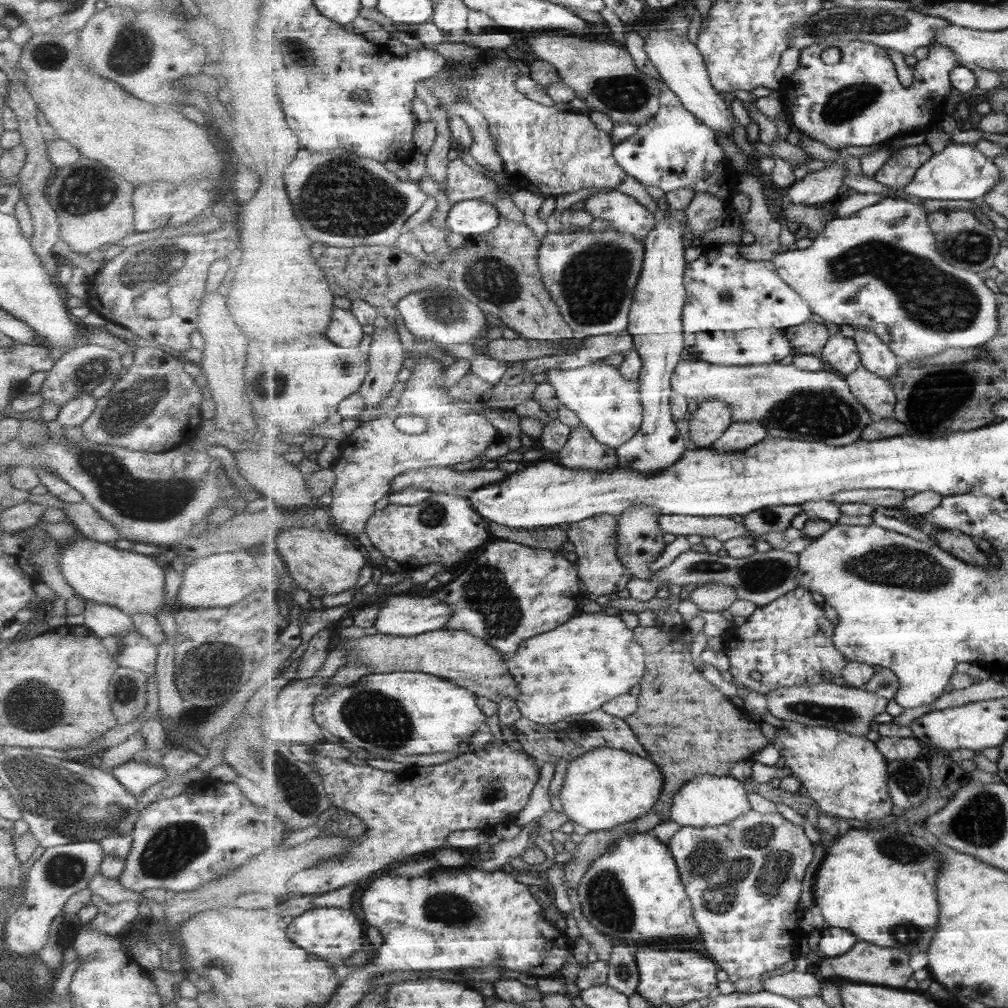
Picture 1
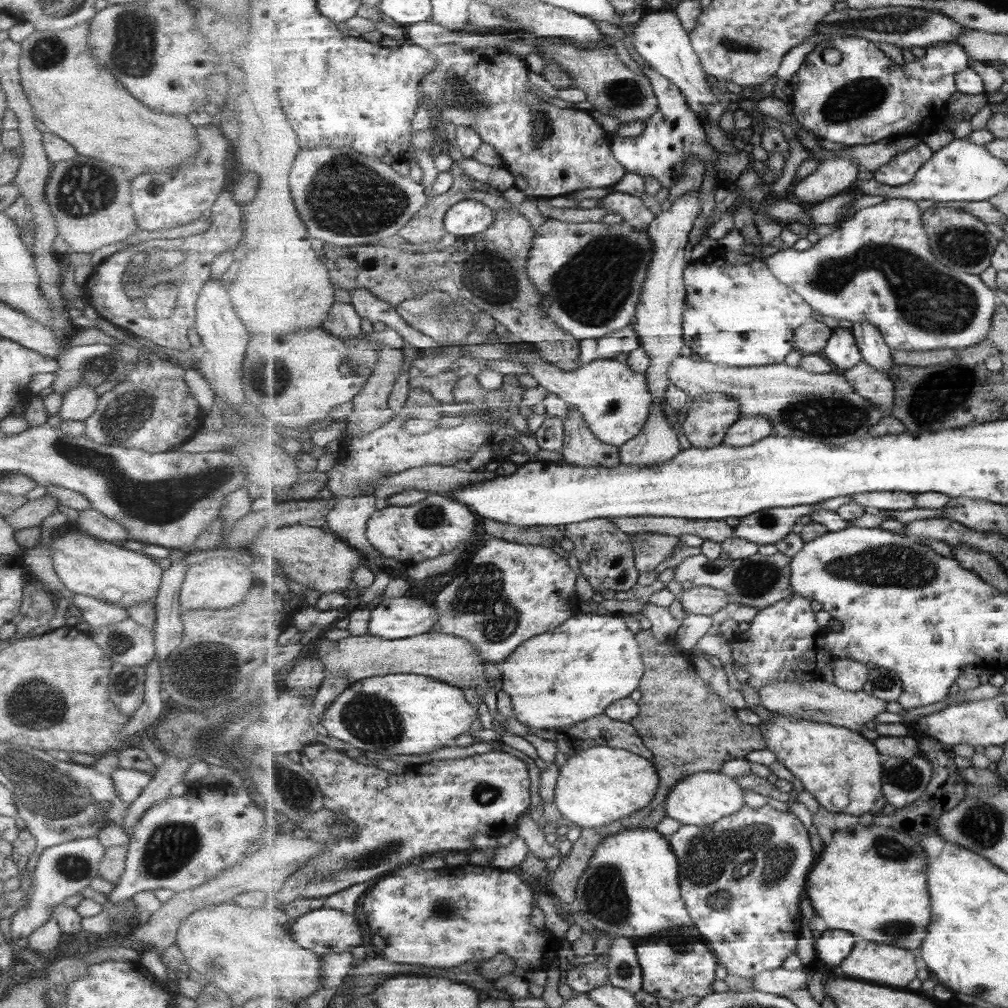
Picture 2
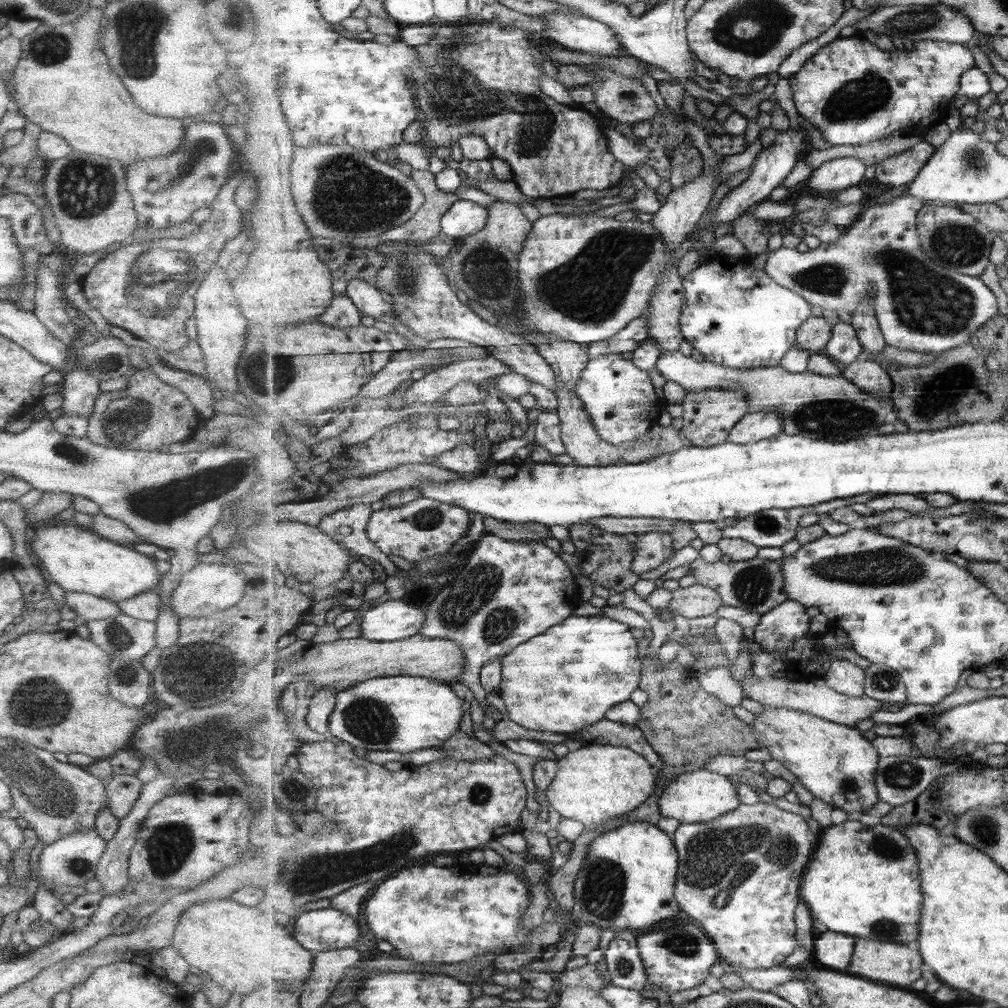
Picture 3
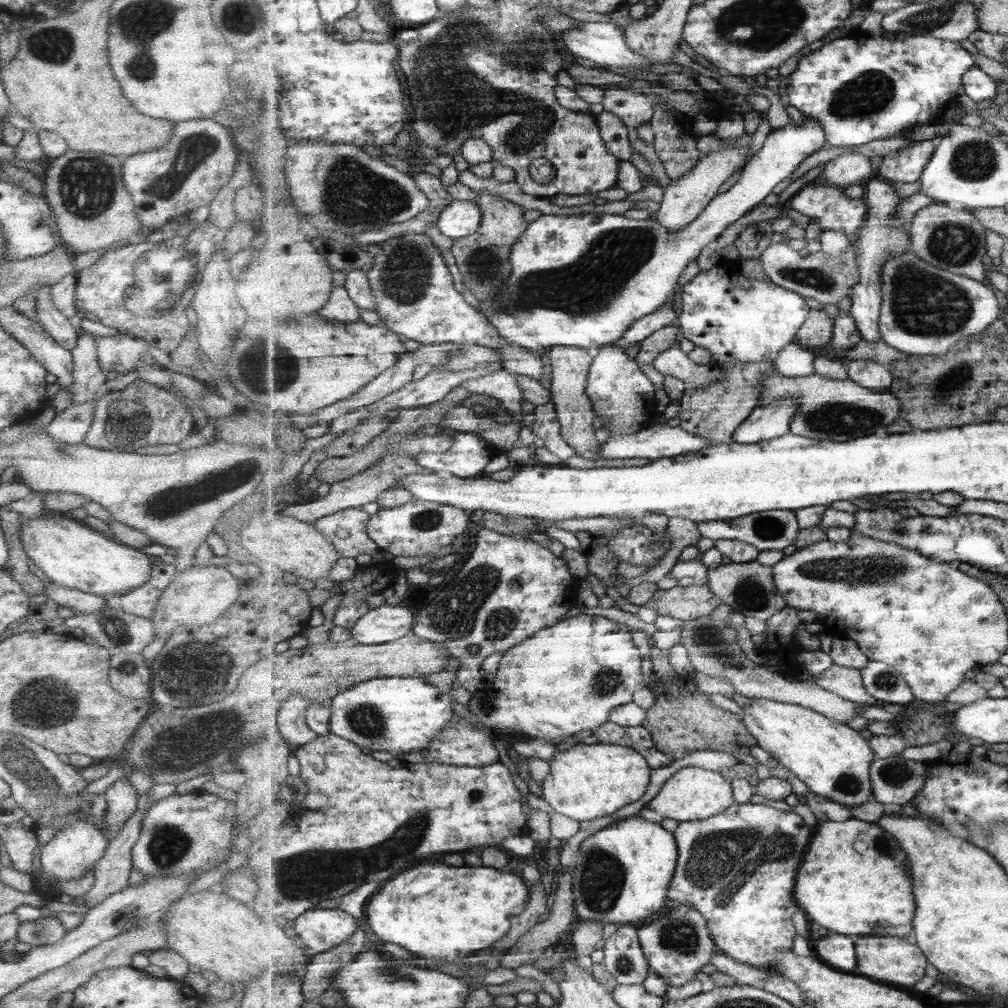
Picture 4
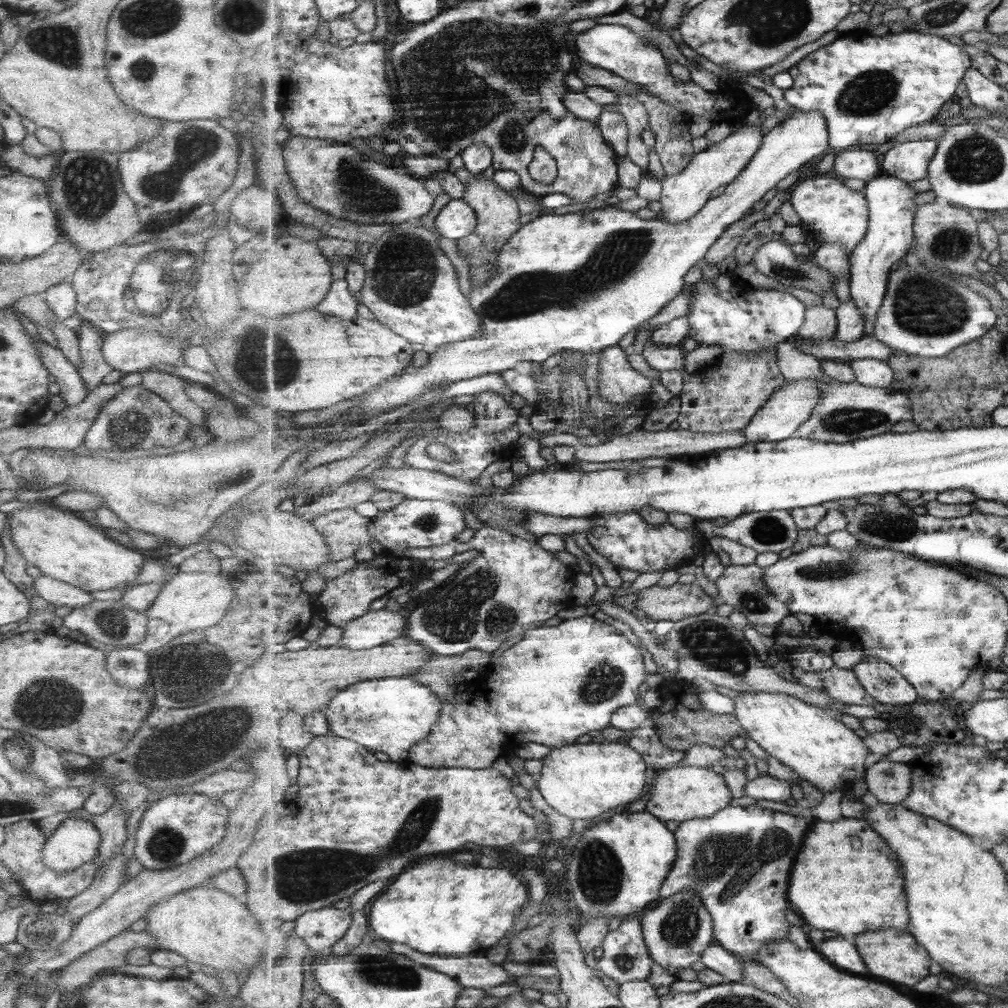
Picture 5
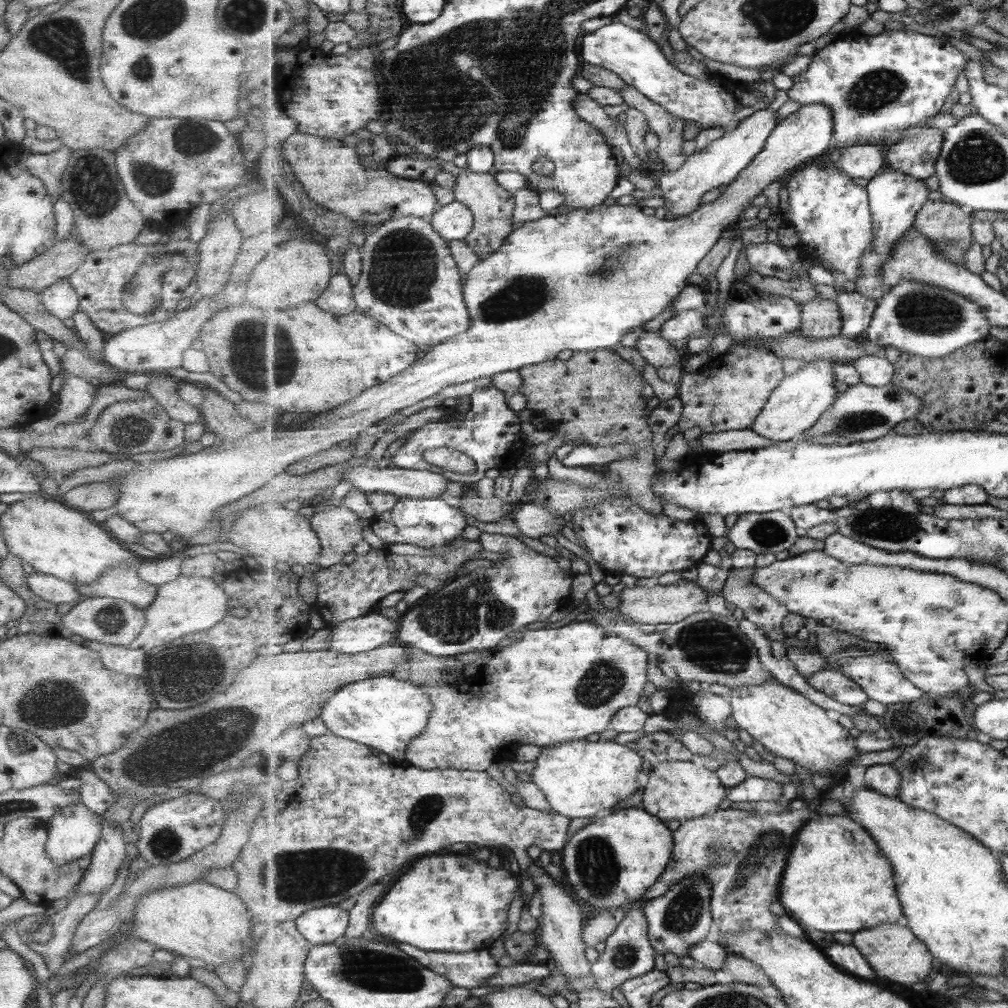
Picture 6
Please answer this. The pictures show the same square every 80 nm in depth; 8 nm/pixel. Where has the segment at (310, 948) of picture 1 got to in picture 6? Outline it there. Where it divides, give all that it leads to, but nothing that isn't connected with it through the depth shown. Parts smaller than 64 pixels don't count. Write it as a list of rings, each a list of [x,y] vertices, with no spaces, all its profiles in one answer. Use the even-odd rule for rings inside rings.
[[[337,905],[313,908],[299,916],[295,923],[299,932],[314,946],[331,944],[346,934],[350,927],[350,913]]]

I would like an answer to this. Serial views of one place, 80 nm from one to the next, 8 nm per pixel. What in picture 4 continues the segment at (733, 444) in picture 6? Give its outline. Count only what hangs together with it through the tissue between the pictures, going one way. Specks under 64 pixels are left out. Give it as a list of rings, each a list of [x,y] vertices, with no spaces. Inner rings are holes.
[[[653,426],[625,437],[613,437],[602,444],[600,458],[673,458],[697,452],[713,445],[713,441],[691,434],[680,426]]]

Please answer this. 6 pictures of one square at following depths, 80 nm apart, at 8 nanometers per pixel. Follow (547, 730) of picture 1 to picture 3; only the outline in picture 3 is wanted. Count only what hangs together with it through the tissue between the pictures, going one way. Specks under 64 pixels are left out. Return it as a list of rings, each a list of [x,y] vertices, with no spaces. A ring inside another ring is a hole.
[[[607,717],[595,724],[585,725],[576,732],[575,740],[582,742],[582,746],[595,744],[625,746],[647,757],[650,763],[658,769],[662,766],[659,753],[646,740],[645,733],[636,725],[620,723]]]

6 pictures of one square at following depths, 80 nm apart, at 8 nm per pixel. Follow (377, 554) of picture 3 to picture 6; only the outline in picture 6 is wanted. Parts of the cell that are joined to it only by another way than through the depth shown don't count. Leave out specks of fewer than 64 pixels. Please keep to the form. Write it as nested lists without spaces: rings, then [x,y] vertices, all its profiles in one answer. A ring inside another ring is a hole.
[[[343,505],[311,512],[309,519],[323,546],[322,553],[315,562],[322,568],[341,564],[345,554],[353,552],[355,544],[364,540],[360,516]]]

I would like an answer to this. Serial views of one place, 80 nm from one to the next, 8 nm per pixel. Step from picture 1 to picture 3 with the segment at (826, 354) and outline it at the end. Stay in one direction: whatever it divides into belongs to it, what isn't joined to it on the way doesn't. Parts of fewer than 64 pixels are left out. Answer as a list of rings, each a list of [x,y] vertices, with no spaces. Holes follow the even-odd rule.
[[[840,320],[834,325],[831,341],[826,346],[829,357],[846,367],[863,357],[864,346],[859,341],[857,330],[852,324],[845,324]]]

